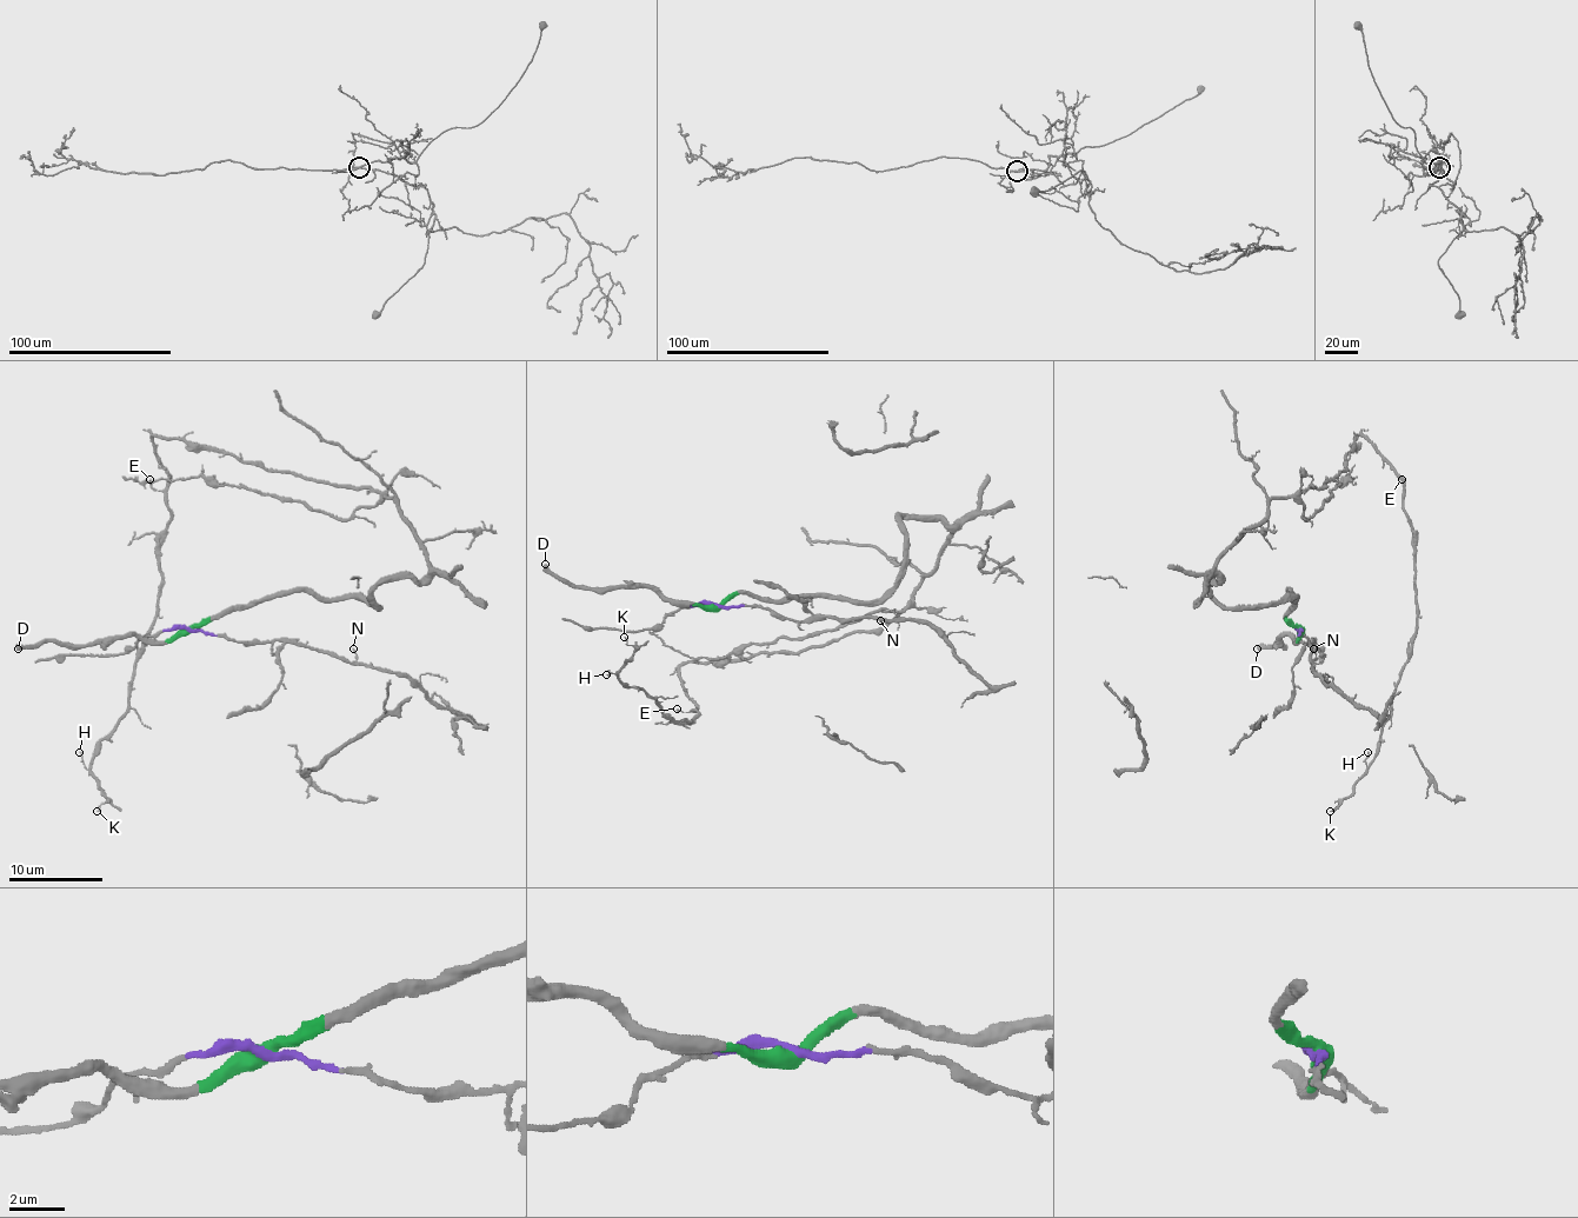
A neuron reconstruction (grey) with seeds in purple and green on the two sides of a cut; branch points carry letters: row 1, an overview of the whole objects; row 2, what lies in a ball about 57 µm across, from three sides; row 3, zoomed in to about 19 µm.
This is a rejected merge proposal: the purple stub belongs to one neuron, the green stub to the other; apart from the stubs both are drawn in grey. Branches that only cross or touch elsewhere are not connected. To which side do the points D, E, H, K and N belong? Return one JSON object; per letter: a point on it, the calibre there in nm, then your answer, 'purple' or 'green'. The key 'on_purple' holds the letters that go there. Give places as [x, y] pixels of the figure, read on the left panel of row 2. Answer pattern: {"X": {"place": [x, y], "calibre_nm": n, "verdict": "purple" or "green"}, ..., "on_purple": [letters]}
{"D": {"place": [18, 649], "calibre_nm": 400, "verdict": "green"}, "E": {"place": [150, 479], "calibre_nm": 120, "verdict": "green"}, "H": {"place": [79, 752], "calibre_nm": 100, "verdict": "green"}, "K": {"place": [97, 811], "calibre_nm": 80, "verdict": "green"}, "N": {"place": [353, 649], "calibre_nm": 110, "verdict": "purple"}, "on_purple": ["N"]}

